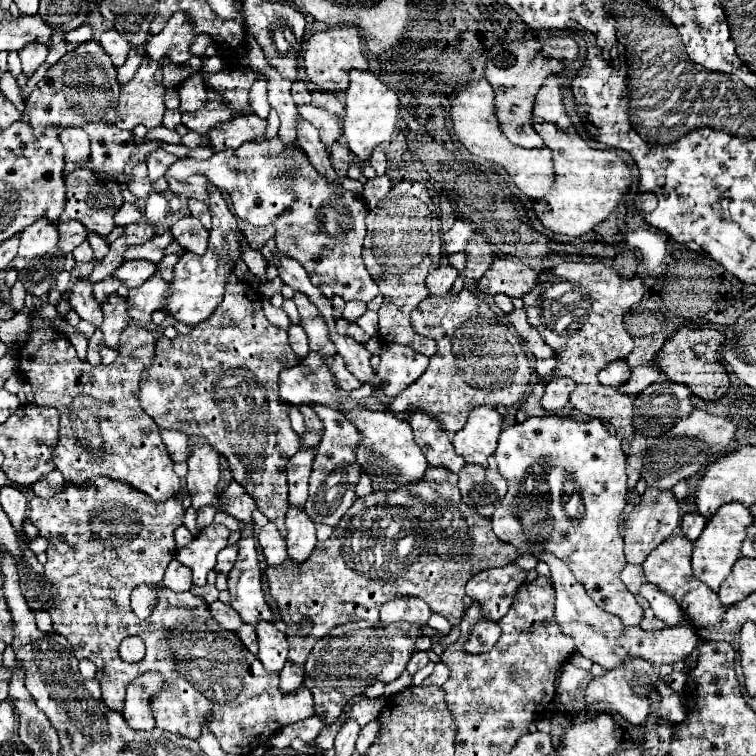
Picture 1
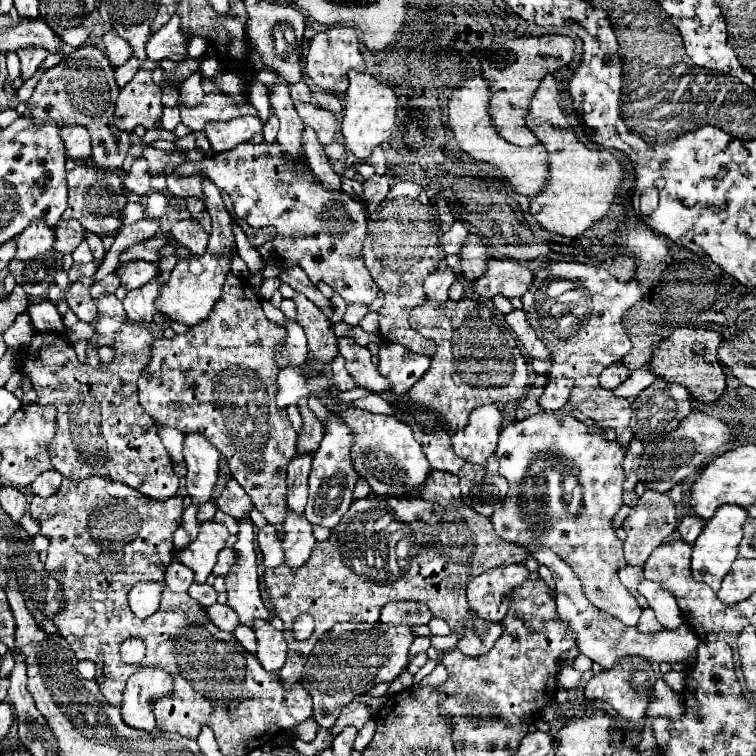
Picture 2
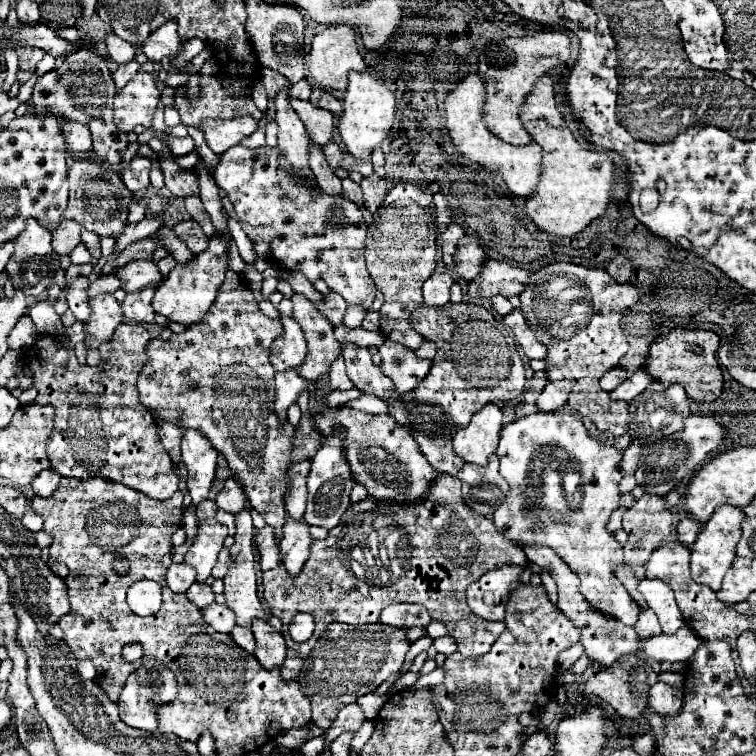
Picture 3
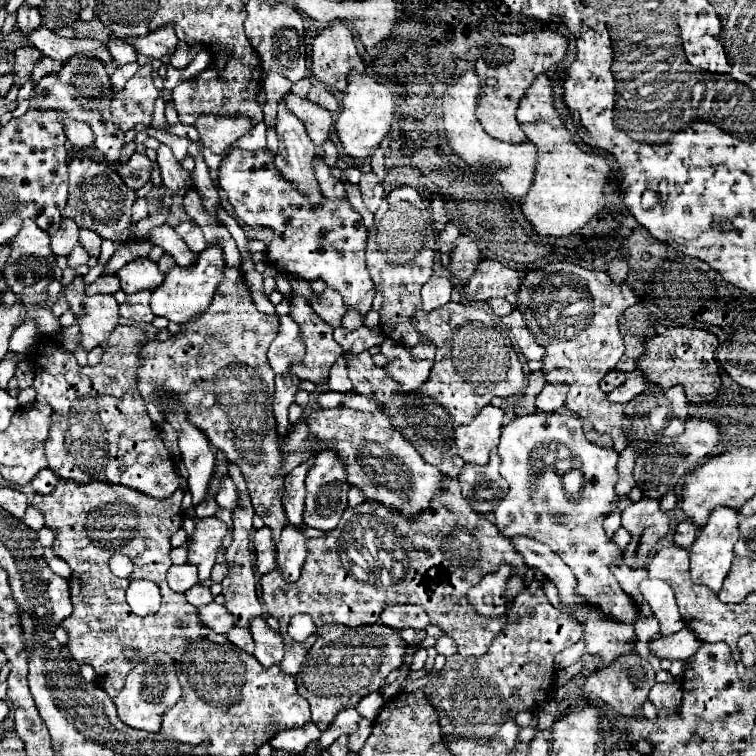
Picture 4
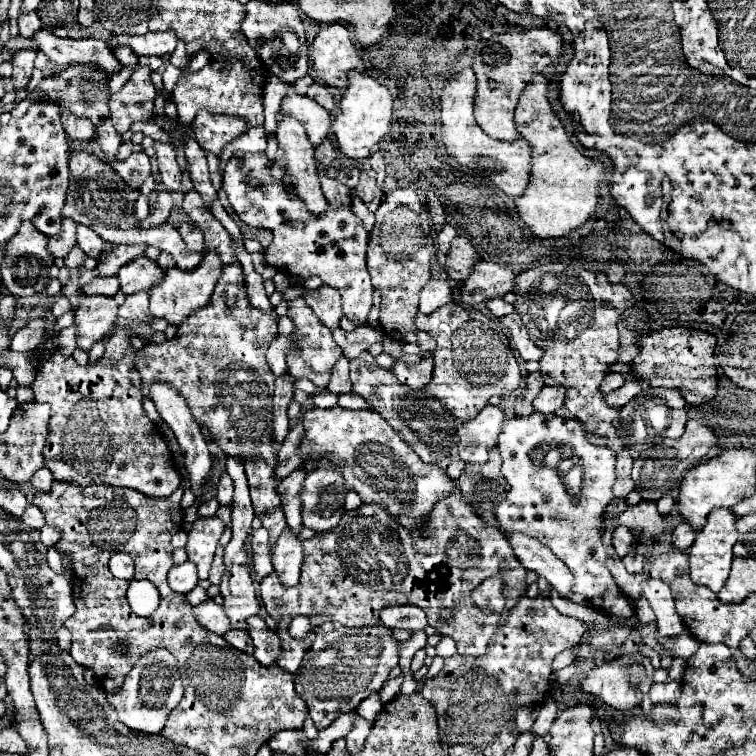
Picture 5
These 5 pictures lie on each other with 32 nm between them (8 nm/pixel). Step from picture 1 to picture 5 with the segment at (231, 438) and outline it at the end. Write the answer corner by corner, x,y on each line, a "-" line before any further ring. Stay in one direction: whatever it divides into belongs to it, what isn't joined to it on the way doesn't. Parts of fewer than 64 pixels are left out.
240,262
224,264
214,294
202,310
190,314
180,324
180,336
160,344
148,344
136,352
136,368
142,376
142,394
150,380
170,380
190,404
194,420
208,426
214,442
242,460
254,514
270,534
270,546
286,528
286,518
278,500
278,480
274,478
276,454
272,446
272,388
274,374
266,364
266,350
276,336
278,314
252,308

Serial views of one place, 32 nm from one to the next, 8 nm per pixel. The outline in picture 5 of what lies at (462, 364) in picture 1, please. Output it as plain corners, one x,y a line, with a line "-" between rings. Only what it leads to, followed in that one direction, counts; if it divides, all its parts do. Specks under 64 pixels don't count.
450,302
430,316
418,314
416,328
428,332
438,344
432,356
434,382
430,382
430,388
424,390
440,400
458,422
472,420
488,404
490,396
506,396
518,390
522,382
520,364
506,334
498,330
498,318
490,316
486,310

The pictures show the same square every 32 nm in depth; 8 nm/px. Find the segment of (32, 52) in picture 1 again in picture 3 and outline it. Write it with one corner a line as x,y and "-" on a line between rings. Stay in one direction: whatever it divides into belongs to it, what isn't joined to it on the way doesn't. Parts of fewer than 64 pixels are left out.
16,48
16,54
18,54
18,68
24,74
26,72
34,74
36,64
44,58
44,52
40,52
38,48

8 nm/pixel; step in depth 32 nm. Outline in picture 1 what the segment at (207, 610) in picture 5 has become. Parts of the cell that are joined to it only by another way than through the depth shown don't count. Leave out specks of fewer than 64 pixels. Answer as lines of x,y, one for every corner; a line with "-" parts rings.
218,600
214,604
210,604
210,614
220,624
222,630
236,632
242,626
242,620
240,620
238,612
234,612
234,608
230,608
228,604
222,604

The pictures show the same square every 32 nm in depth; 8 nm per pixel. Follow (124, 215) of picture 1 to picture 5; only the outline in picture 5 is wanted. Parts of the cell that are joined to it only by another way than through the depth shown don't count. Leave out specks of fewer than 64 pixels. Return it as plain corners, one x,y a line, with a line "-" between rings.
140,195
140,198
138,198
136,204
134,204
134,210
136,210
136,218
138,218
138,220
144,220
144,218
150,214
148,196

